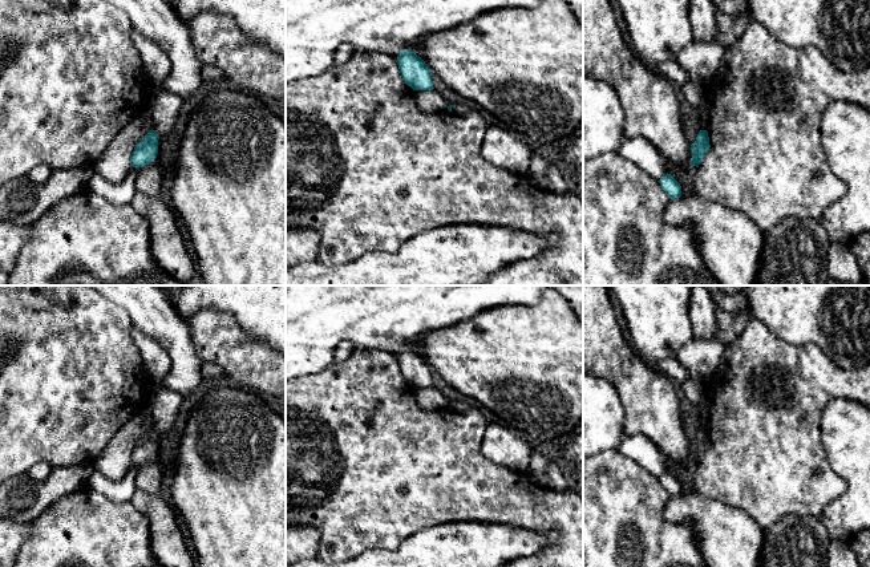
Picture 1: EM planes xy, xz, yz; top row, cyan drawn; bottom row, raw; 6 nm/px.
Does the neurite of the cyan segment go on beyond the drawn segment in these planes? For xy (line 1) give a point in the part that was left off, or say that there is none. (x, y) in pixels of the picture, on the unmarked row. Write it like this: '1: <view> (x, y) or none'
1: none

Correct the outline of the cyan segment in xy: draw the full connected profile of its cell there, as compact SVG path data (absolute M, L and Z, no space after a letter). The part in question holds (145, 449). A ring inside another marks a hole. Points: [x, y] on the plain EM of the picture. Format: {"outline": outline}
{"outline": "M151 426L134 445L130 453L130 461L139 466L151 461L158 451L159 433Z"}

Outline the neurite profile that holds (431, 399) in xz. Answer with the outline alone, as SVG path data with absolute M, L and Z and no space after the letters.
M414 388L417 404L426 410L438 410L448 408L449 401L436 388Z

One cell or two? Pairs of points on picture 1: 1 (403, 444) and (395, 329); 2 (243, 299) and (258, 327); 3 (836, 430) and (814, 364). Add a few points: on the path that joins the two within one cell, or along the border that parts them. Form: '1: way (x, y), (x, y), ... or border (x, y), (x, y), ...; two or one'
1: border (367, 348), (380, 348), (396, 357); two
2: way (250, 306), (258, 314), (258, 320); one
3: border (856, 400), (833, 399), (821, 413), (820, 433); two

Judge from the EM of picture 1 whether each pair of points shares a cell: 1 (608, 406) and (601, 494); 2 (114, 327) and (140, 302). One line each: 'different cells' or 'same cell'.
1: different cells
2: different cells

